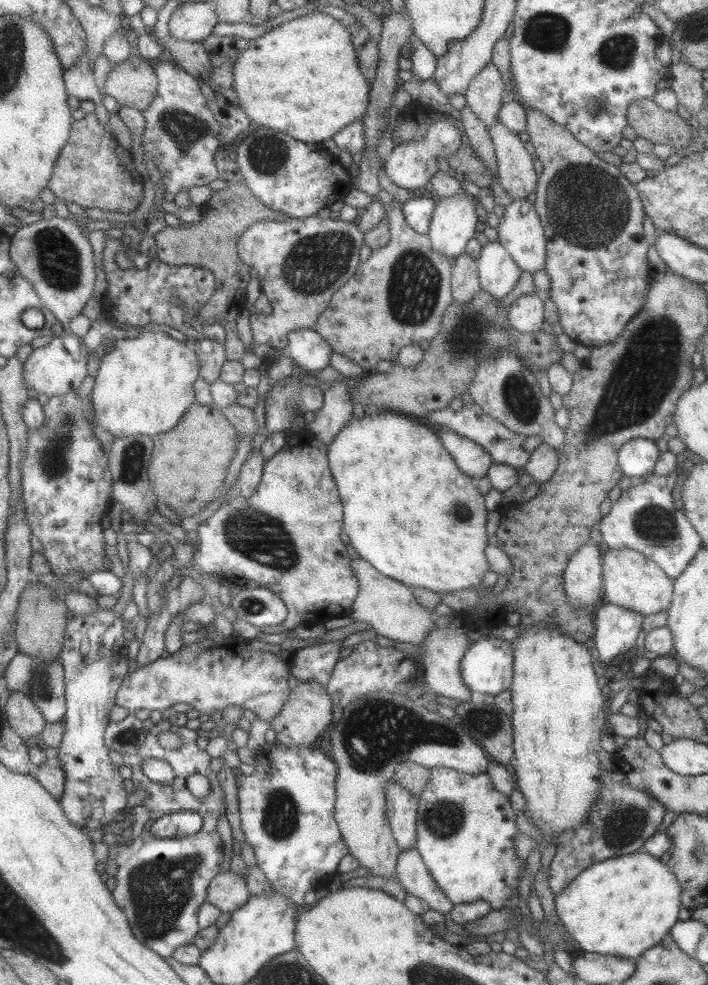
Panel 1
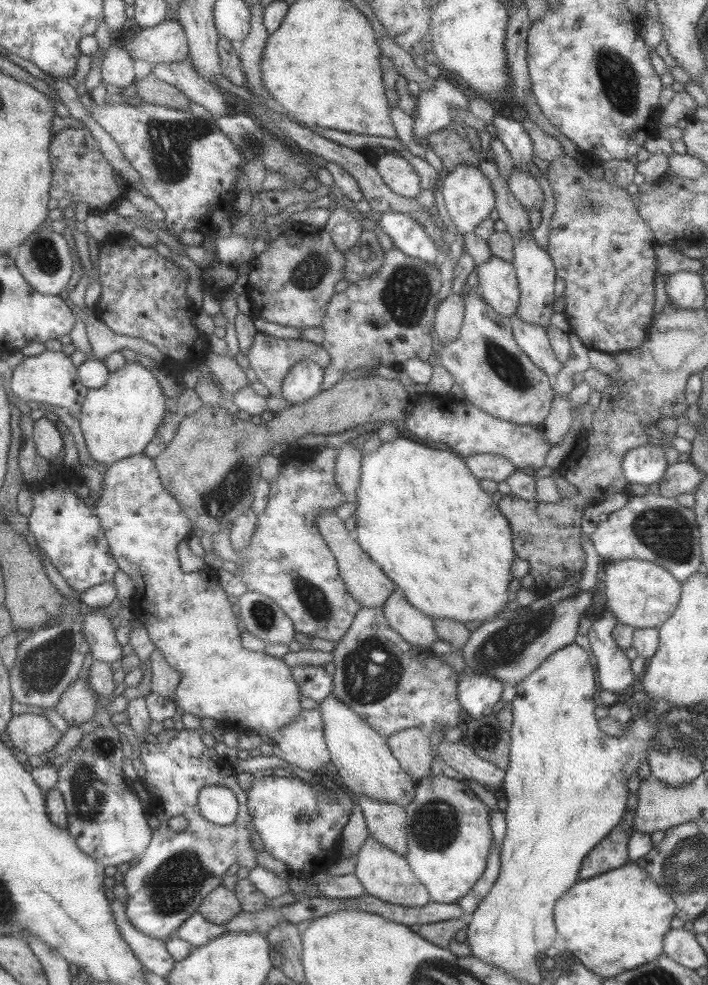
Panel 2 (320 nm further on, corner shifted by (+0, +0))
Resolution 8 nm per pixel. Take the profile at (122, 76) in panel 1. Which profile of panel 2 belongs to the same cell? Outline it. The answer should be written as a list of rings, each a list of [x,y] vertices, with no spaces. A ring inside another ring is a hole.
[[[151,73],[138,79],[136,89],[136,96],[139,96],[143,103],[179,110],[186,110],[189,105],[188,99],[177,87],[159,80]]]

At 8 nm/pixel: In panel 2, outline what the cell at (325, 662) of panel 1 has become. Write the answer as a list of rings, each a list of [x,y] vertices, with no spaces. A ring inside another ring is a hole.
[[[296,665],[290,668],[290,673],[301,697],[320,703],[332,692],[332,678],[321,665]]]

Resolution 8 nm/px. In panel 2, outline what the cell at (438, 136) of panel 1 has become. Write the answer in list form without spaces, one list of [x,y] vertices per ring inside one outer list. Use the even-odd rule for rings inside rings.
[[[386,154],[377,158],[374,164],[385,186],[395,194],[413,199],[419,194],[419,177],[413,167],[399,154]]]

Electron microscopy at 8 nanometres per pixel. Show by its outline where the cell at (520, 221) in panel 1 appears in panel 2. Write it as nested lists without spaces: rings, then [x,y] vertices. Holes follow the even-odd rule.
[[[531,229],[526,236],[515,241],[513,247],[512,265],[515,271],[517,286],[519,289],[519,306],[513,316],[523,323],[545,327],[550,325],[549,319],[554,313],[553,302],[556,300],[553,294],[556,270],[550,256],[538,247],[531,236]]]

